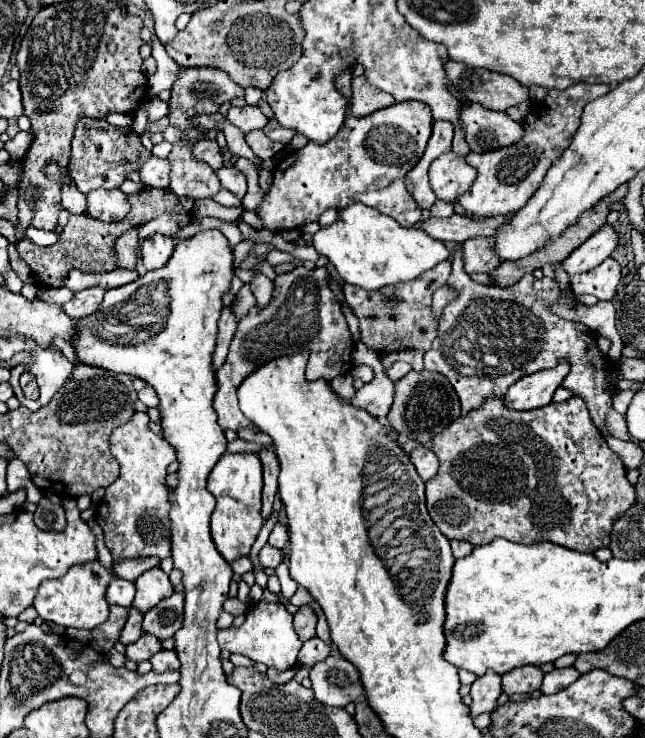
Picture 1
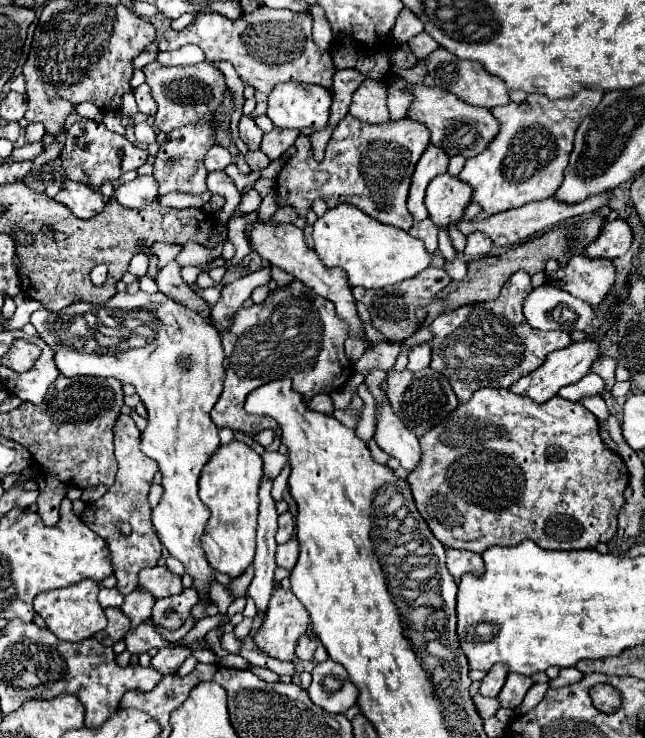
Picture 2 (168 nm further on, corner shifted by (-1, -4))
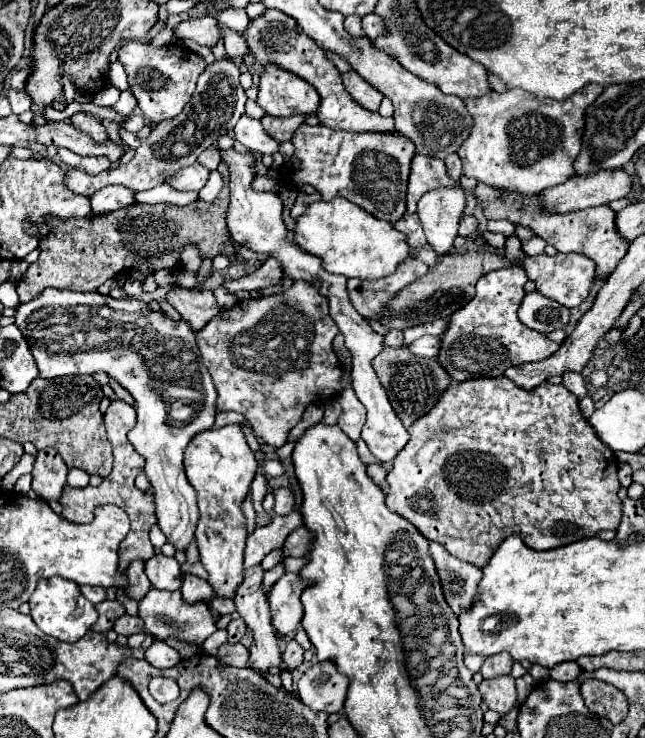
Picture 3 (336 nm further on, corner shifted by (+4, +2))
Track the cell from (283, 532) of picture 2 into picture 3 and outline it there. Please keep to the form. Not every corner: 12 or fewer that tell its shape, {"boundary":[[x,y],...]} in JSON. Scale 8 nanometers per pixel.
{"boundary":[[289,488],[275,490],[273,512],[279,516],[293,512]]}

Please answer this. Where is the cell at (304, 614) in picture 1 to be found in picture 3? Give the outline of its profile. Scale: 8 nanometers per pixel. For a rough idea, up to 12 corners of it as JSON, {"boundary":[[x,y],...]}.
{"boundary":[[291,640],[283,652],[285,670],[303,664],[303,648]]}

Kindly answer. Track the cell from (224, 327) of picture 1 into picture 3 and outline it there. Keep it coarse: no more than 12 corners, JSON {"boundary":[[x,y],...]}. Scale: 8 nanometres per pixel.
{"boundary":[[275,258],[237,280],[225,280],[227,292],[259,290],[279,284],[283,270]]}

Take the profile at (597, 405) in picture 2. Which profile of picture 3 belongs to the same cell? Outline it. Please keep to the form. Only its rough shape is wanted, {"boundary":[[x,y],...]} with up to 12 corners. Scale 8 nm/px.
{"boundary":[[563,374],[563,386],[577,398],[589,396],[583,374]]}

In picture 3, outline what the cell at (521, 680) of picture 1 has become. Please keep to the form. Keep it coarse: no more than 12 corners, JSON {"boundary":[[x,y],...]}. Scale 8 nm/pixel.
{"boundary":[[515,678],[483,680],[481,696],[501,716],[517,704]]}

